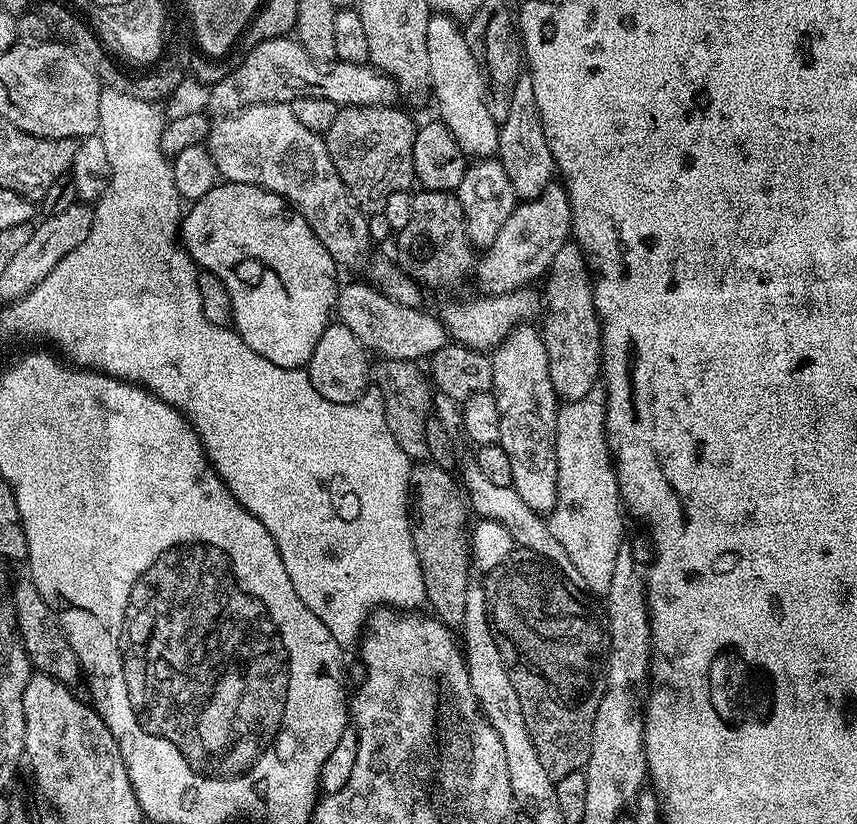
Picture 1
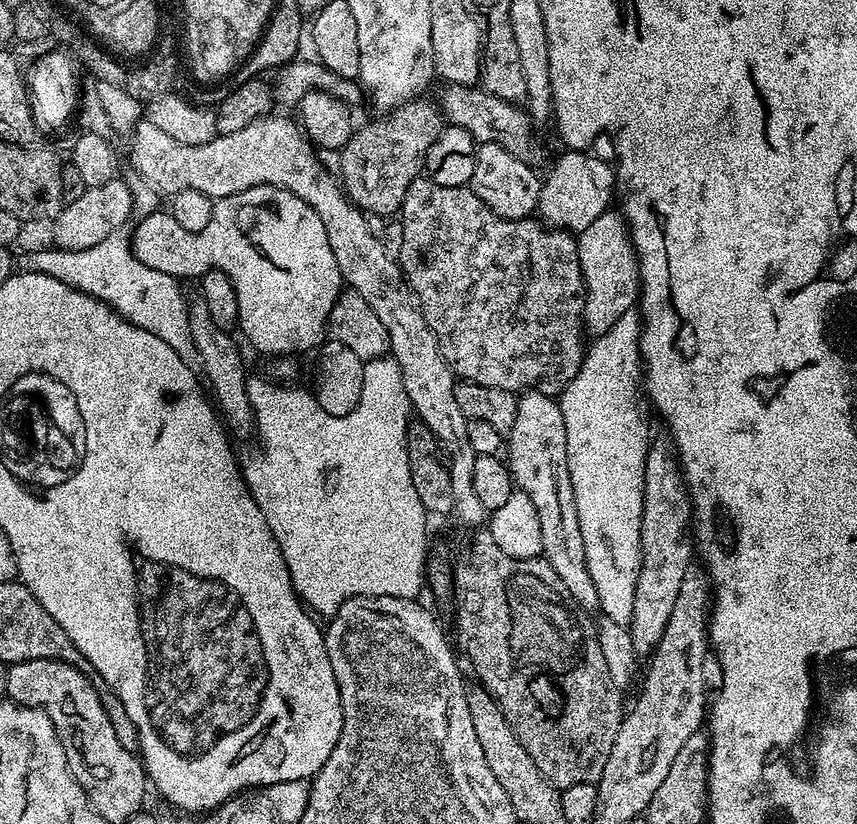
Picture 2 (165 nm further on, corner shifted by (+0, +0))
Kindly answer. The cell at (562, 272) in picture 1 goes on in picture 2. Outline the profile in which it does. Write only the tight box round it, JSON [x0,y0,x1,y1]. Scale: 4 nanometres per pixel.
[578,211,640,337]

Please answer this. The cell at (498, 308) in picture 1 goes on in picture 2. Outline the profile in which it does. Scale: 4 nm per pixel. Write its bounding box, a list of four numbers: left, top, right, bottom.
[398,174,586,396]

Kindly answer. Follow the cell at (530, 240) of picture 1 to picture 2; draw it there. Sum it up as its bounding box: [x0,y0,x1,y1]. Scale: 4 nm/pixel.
[538,150,616,234]

